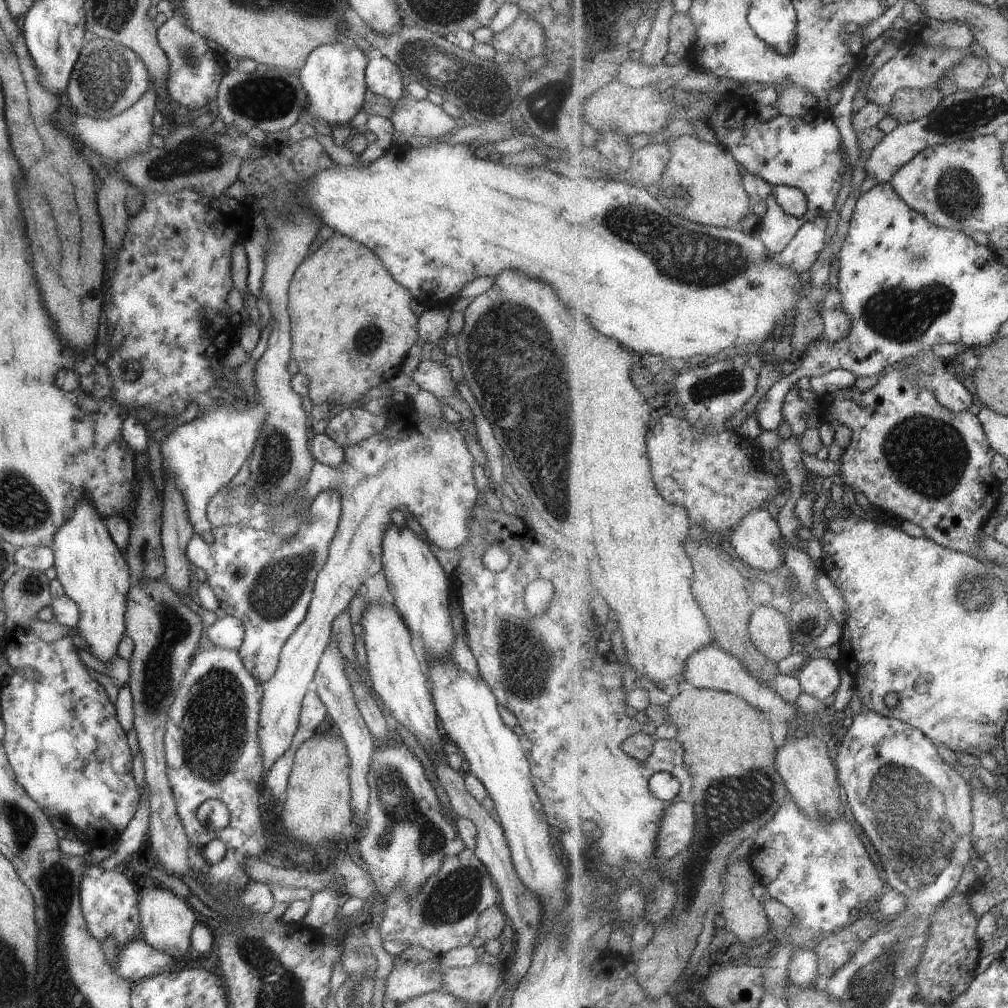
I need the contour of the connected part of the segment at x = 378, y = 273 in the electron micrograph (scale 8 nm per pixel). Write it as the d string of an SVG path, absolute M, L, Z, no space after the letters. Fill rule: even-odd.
M333 234L328 239L324 240L314 252L305 256L299 263L299 266L295 268L293 276L291 277L288 286L288 301L286 303L287 314L290 318L290 358L295 360L298 366L298 372L307 377L307 395L314 405L327 403L337 408L359 405L359 400L370 388L389 379L393 373L399 369L405 354L407 354L407 350L409 350L413 344L417 344L418 340L418 318L415 317L415 314L413 314L409 307L409 301L412 297L412 294L407 288L395 282L391 274L387 274L385 266L381 264L381 260L379 260L375 254L371 254L371 252L365 248L364 244L359 244L352 238Z

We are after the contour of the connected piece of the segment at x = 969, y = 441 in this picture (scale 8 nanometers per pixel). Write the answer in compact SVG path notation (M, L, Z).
M894 368L887 370L880 376L878 383L874 387L864 392L859 391L856 387L827 392L818 397L815 407L818 412L821 412L825 416L825 422L823 423L830 424L831 421L837 420L852 431L851 442L841 457L842 469L840 476L848 493L861 492L873 508L891 512L891 514L894 514L897 518L901 518L903 521L909 520L917 524L924 530L923 536L930 538L933 542L939 543L941 546L961 551L962 553L969 553L973 556L974 546L977 545L975 536L979 538L987 520L993 514L995 515L995 506L998 499L1003 495L1001 493L1002 482L993 474L992 469L994 456L998 452L991 446L986 430L983 428L978 415L973 415L968 411L958 413L943 406L933 391L927 390L927 387L922 387L915 380L911 380L905 370L895 370Z

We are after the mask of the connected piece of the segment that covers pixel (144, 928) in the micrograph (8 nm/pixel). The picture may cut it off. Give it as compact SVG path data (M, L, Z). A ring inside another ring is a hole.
M151 887L145 890L138 890L138 913L140 916L139 925L141 931L139 937L145 941L151 948L170 954L177 960L189 954L190 932L195 921L200 916L194 909L181 897L177 897L169 889Z

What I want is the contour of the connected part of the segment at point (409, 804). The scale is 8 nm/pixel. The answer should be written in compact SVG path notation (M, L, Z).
M391 736L390 740L381 745L380 747L374 747L374 751L371 755L371 762L369 763L367 772L366 772L366 781L368 784L368 811L366 814L366 824L363 828L363 833L365 834L361 840L359 840L359 852L360 857L363 858L363 862L365 863L364 868L371 875L372 881L374 882L374 887L376 888L374 894L371 896L370 901L375 902L377 892L379 894L385 894L386 898L388 894L395 888L401 887L404 890L406 895L414 895L425 882L425 879L433 874L441 864L441 861L444 861L448 856L457 854L461 849L465 846L463 841L460 840L458 835L456 834L454 822L445 818L445 816L441 815L441 805L439 805L439 800L435 795L435 790L433 786L429 783L425 772L423 771L423 766L421 762L409 751L409 748L400 741L401 738L397 736Z

